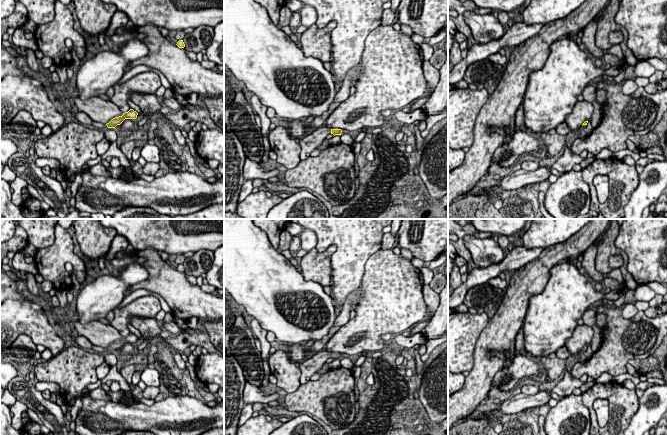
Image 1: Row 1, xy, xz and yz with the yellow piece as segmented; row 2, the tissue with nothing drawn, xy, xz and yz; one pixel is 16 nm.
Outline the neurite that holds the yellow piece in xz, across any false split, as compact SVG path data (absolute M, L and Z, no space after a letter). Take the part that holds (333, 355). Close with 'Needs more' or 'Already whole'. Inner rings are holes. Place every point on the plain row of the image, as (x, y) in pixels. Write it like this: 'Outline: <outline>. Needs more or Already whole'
Outline: M325 350L312 355L311 358L298 365L301 371L300 384L306 384L310 381L311 376L317 373L329 358L333 358L335 360L341 359L341 357L341 353L328 353Z. Needs more

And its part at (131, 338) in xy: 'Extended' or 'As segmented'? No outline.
Extended

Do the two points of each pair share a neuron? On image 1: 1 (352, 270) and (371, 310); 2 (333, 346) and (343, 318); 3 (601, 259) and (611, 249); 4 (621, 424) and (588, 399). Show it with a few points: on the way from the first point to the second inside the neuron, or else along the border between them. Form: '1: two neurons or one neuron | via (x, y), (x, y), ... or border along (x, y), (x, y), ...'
1: two neurons | border along (366, 261), (360, 284)
2: two neurons | border along (350, 319), (333, 335), (324, 347)
3: one neuron | via (603, 257), (609, 251)
4: one neuron | via (620, 412), (620, 407), (607, 394), (600, 394)

